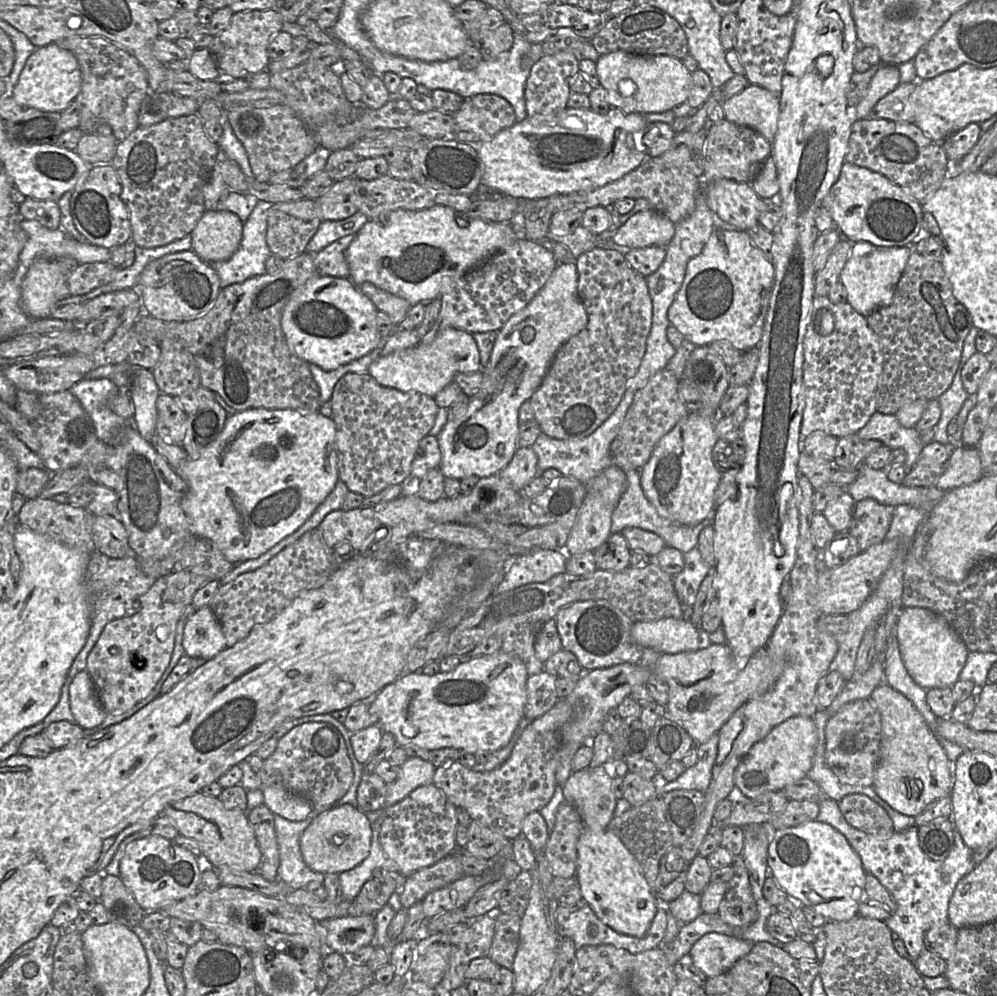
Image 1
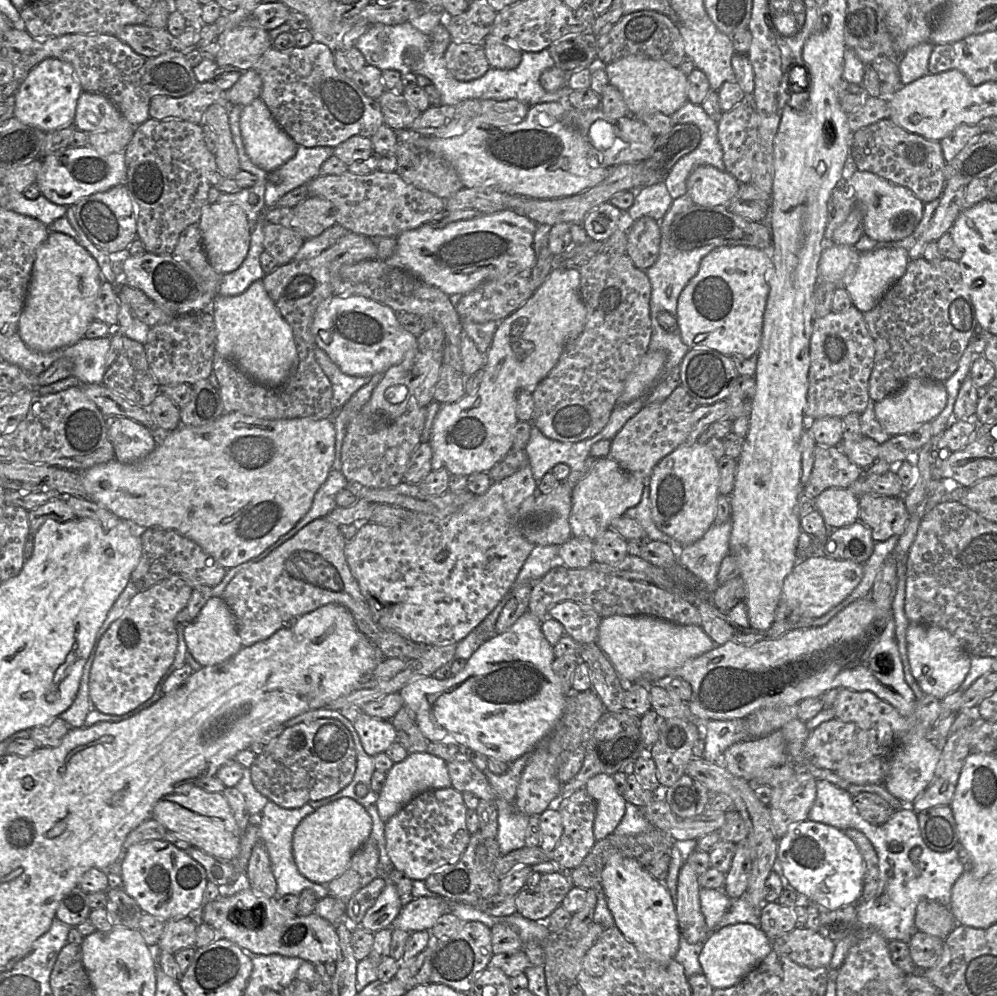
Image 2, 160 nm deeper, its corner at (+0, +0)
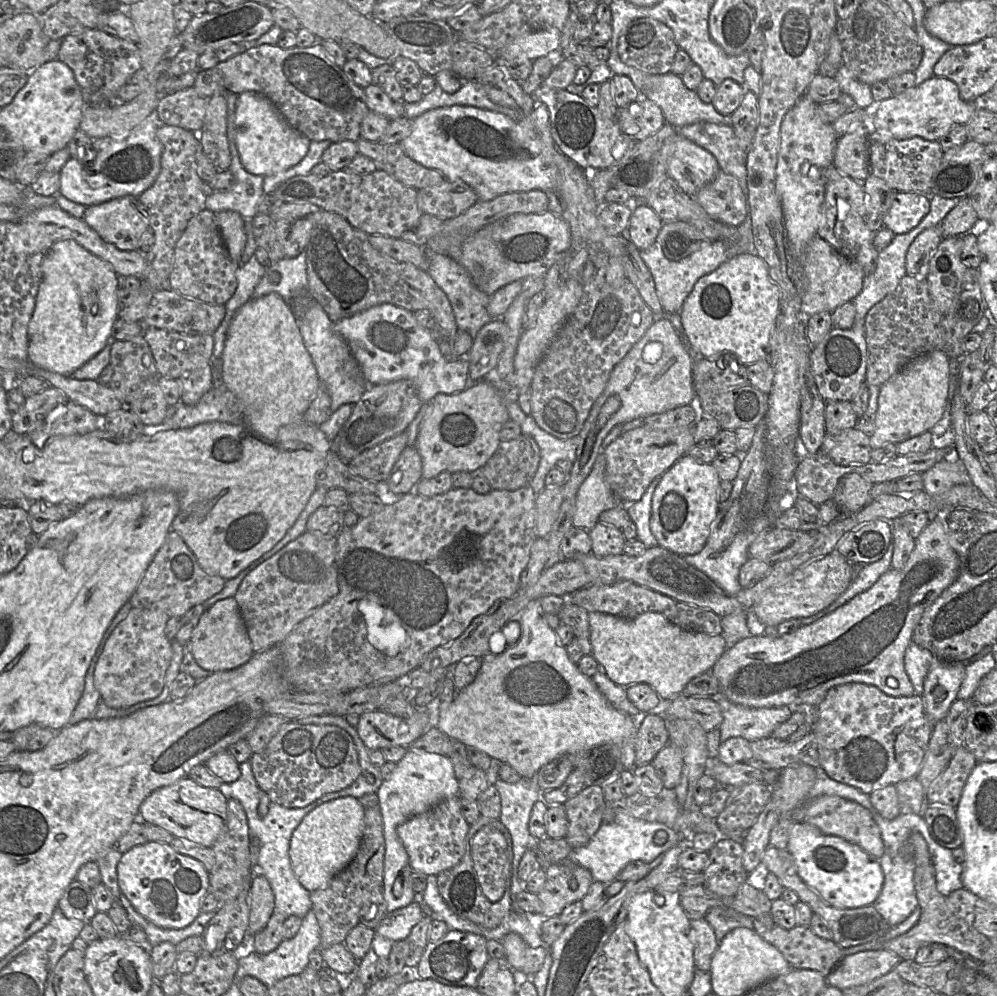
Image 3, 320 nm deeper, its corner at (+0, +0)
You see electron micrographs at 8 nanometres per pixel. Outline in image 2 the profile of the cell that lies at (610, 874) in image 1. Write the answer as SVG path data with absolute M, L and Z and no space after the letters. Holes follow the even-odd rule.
M613 854L602 870L601 888L614 925L643 957L658 965L675 959L681 933L676 907L665 884L654 879L637 861Z

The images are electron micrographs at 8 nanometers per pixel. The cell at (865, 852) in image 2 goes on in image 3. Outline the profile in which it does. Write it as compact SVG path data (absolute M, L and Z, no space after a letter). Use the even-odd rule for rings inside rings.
M819 796L809 803L804 822L815 826L824 835L837 836L859 846L874 859L879 860L883 855L884 846L878 825L870 811L856 802L837 796Z

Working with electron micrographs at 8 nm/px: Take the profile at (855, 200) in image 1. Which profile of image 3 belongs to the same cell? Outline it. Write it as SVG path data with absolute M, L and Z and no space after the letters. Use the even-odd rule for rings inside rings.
M896 191L883 218L883 226L895 235L915 228L930 211L930 199L919 192Z

